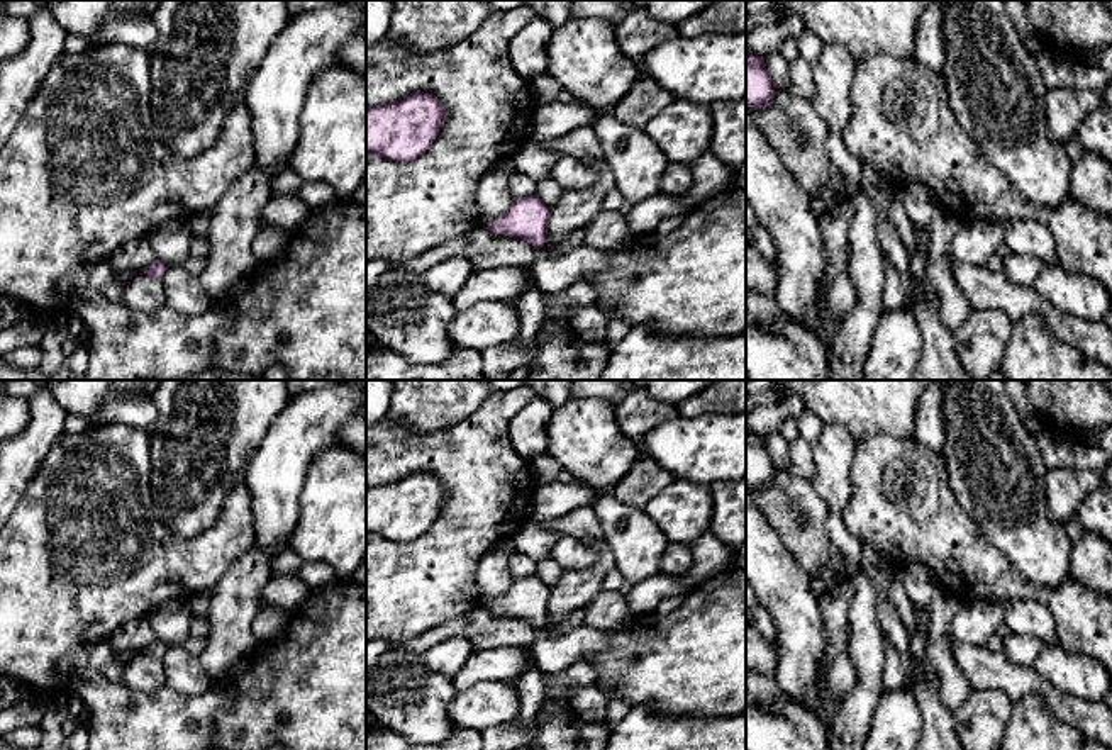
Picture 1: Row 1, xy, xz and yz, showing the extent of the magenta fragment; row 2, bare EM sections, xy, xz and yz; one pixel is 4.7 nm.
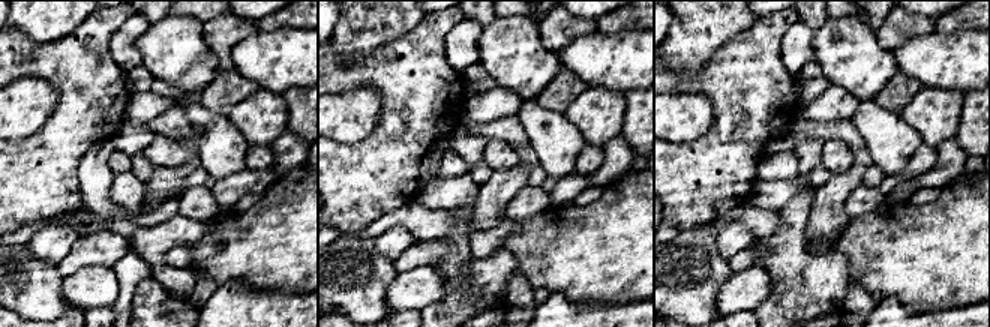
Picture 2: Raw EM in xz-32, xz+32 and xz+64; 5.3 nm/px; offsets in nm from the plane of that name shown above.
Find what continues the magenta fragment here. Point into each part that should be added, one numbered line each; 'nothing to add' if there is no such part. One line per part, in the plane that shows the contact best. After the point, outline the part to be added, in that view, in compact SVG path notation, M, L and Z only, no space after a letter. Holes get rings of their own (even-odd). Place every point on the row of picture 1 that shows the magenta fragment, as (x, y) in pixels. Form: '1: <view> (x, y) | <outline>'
nothing to add

